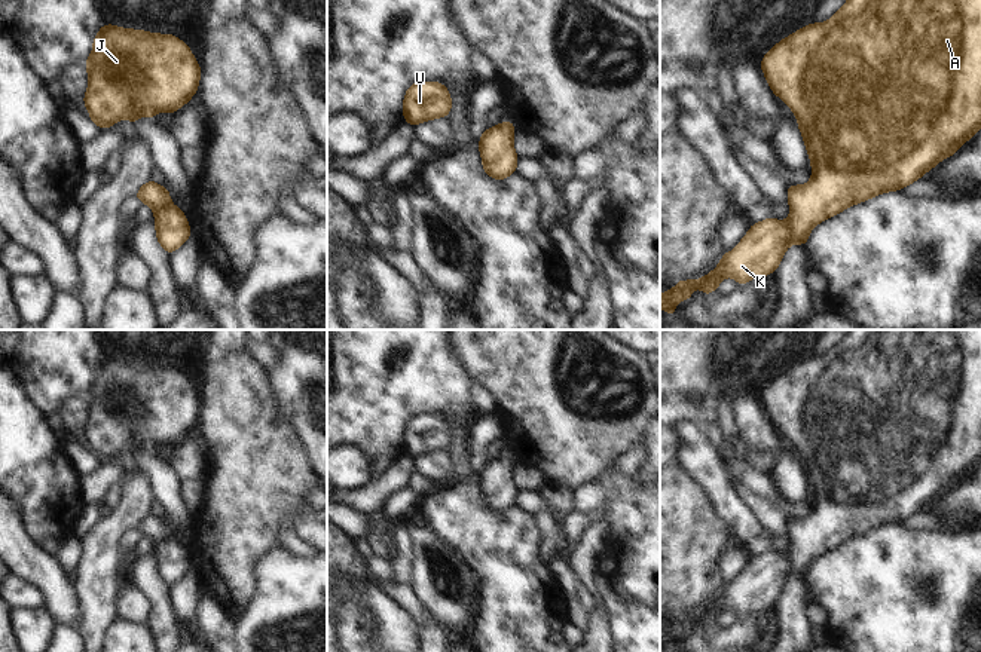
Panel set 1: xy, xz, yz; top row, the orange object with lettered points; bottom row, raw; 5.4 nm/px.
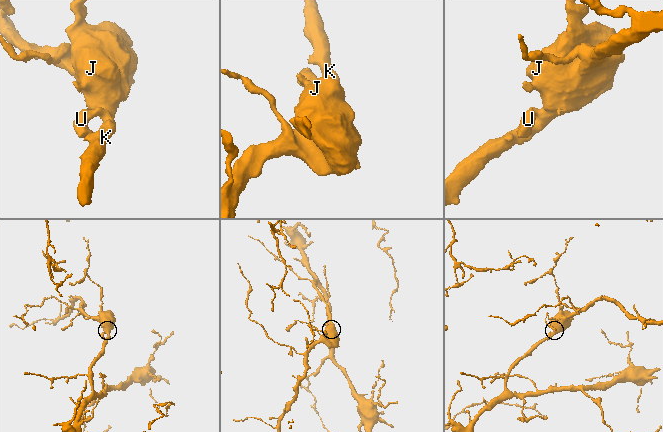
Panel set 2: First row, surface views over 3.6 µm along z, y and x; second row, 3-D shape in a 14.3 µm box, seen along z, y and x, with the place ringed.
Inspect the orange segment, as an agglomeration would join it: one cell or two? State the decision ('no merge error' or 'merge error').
no merge error

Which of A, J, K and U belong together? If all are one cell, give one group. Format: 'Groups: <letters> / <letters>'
Groups: A J K U

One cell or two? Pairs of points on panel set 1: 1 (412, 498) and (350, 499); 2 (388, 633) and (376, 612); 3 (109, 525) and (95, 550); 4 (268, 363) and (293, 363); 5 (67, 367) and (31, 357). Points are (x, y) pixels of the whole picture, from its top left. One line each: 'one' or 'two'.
1: two
2: one
3: one
4: two
5: one

